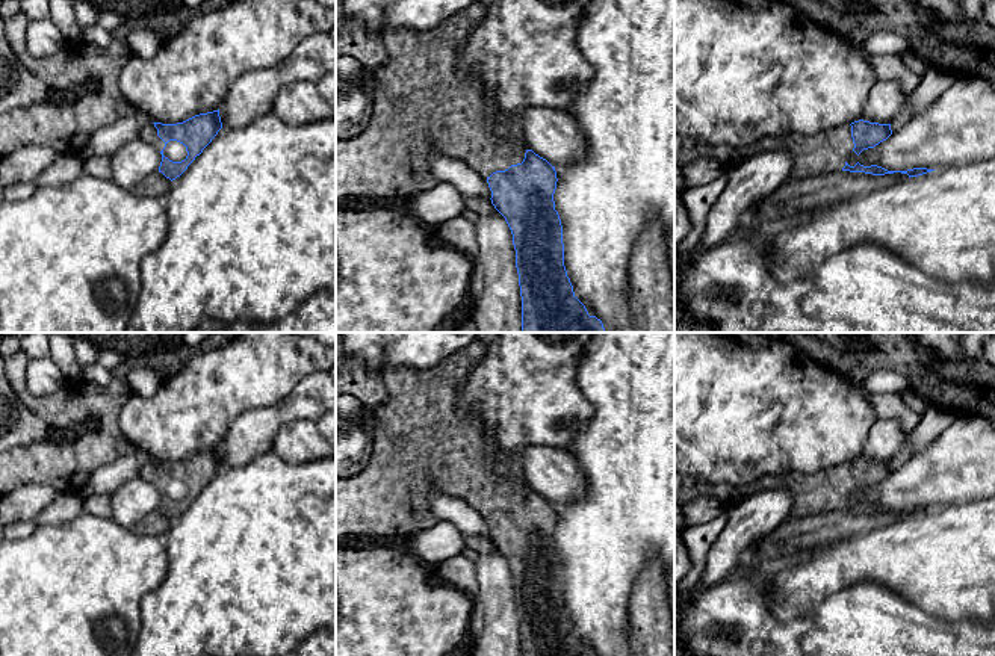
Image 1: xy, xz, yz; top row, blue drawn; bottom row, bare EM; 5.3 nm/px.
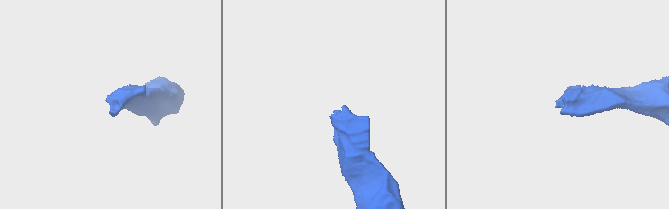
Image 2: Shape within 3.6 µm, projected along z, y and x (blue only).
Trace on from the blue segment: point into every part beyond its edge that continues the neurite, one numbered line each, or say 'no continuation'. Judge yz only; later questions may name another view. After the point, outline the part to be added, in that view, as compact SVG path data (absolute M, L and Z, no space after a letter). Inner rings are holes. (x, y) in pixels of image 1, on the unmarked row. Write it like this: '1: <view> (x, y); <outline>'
1: yz (814, 493); M850 463L817 473L770 475L755 484L738 488L727 484L711 485L699 482L674 472L674 503L682 506L696 497L712 496L726 508L762 490L785 488L794 497L789 517L801 518L842 508L853 487Z

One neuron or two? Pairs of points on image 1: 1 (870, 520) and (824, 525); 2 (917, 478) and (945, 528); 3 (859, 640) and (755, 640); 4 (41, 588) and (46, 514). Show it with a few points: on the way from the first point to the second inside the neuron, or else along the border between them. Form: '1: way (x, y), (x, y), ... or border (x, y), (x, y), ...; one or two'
1: way (859, 522), (835, 525); one
2: border (970, 501), (948, 504), (935, 510); two
3: way (833, 640), (781, 640); one
4: border (80, 514), (61, 523), (43, 523), (38, 526); two

